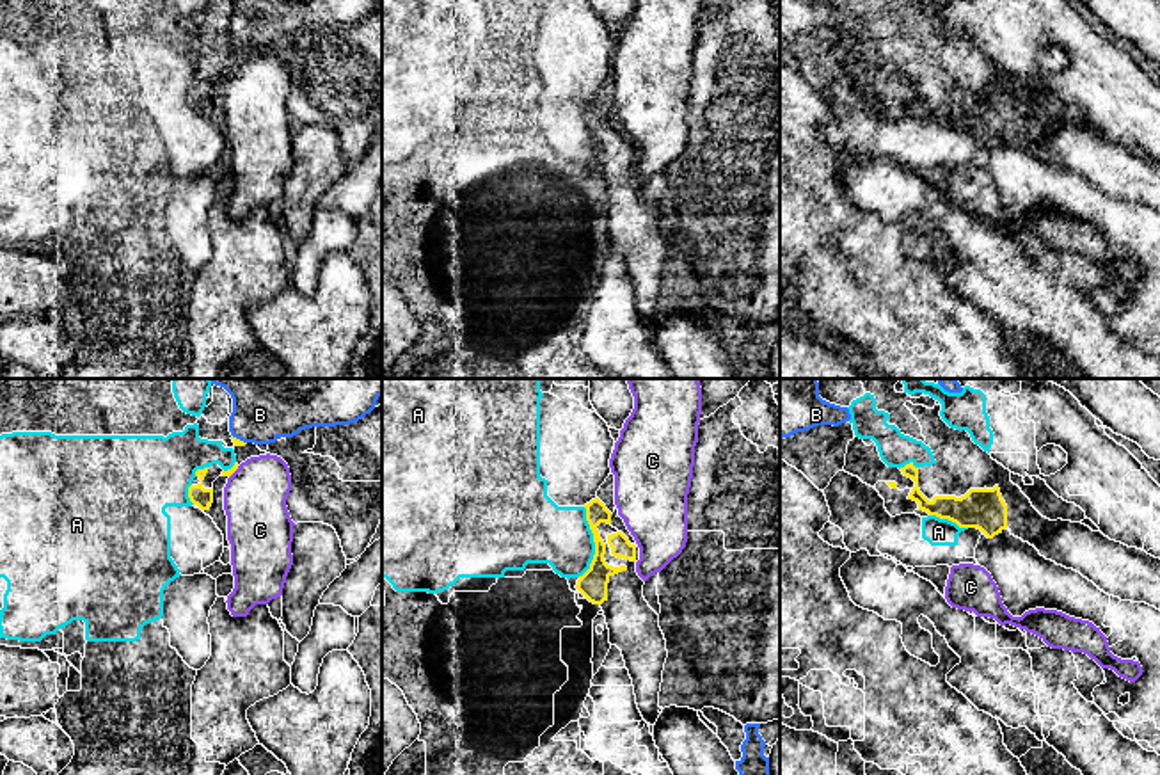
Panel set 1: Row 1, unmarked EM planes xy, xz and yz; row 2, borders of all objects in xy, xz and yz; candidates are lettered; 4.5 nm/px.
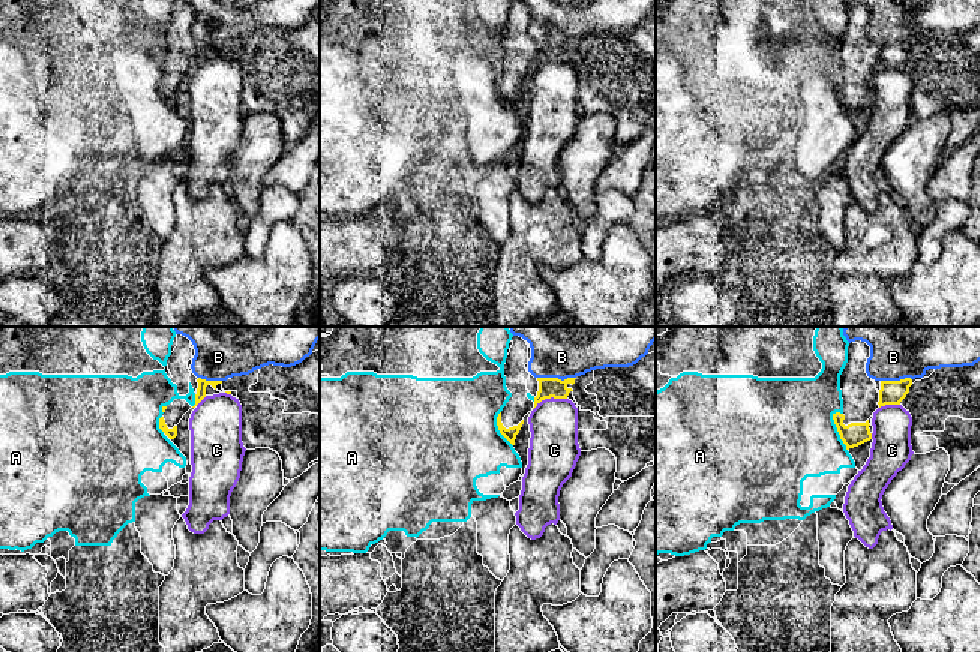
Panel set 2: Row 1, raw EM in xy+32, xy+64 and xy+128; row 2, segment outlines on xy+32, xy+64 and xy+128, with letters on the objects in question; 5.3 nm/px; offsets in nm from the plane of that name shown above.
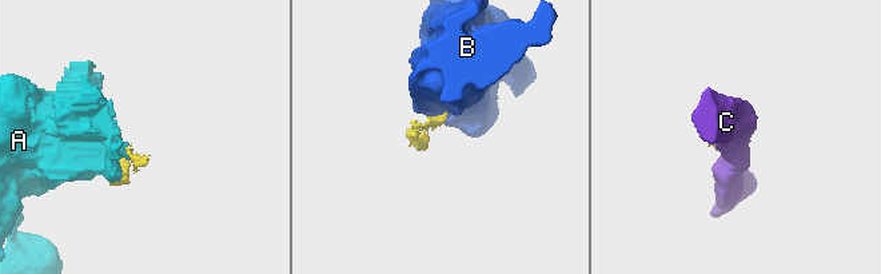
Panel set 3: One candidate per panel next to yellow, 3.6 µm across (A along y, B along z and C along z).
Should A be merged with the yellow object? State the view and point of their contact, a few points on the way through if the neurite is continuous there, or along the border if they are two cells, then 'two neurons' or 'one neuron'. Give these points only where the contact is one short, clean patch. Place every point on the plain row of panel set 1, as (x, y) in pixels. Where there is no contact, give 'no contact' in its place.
xz (594, 143) | two neurons

